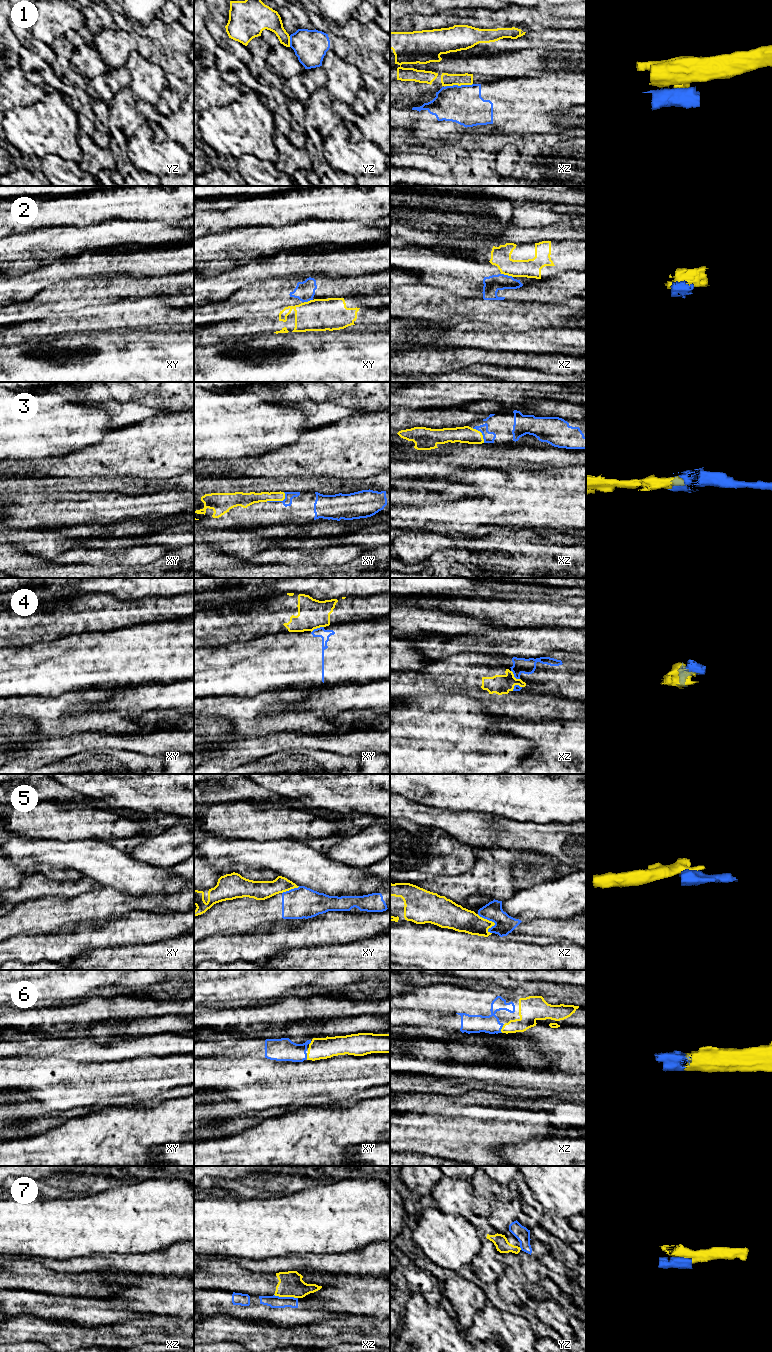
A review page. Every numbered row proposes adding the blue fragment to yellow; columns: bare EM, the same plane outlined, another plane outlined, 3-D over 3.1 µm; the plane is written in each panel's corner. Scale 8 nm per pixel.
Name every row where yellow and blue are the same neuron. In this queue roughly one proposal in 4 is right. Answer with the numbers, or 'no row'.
3, 6

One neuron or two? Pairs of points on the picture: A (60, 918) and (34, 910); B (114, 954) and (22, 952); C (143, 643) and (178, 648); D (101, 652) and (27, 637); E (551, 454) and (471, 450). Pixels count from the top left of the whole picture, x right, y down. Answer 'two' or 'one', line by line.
A: one
B: two
C: one
D: two
E: one

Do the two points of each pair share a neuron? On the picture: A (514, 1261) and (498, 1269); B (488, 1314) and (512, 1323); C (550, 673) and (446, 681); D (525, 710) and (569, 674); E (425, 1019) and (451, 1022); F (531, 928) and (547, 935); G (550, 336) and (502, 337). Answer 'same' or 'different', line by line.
A: different
B: same
C: different
D: different
E: same
F: same
G: same

